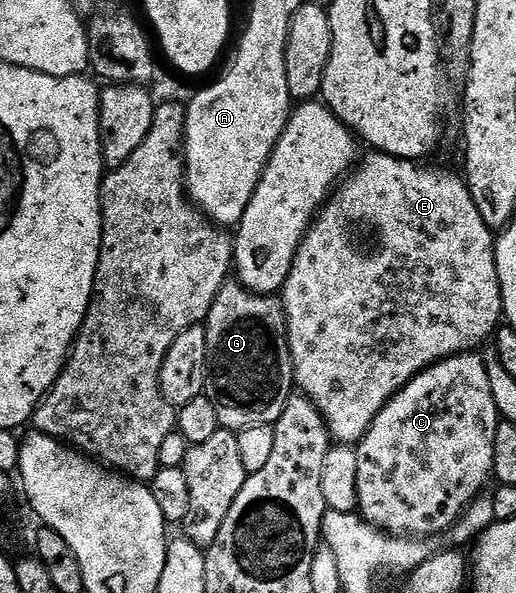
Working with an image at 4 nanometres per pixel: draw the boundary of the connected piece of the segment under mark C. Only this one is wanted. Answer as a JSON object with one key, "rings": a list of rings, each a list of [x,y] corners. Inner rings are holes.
{"rings":[[[465,351],[462,355],[452,355],[446,359],[440,359],[438,363],[431,364],[426,371],[420,371],[416,377],[371,421],[371,425],[366,429],[365,436],[360,443],[356,444],[357,461],[359,471],[355,473],[357,482],[357,508],[360,516],[369,523],[370,527],[377,527],[378,530],[388,532],[394,537],[429,537],[425,535],[437,535],[440,531],[445,531],[465,510],[469,507],[469,502],[480,493],[485,487],[485,482],[490,482],[493,474],[493,458],[495,457],[495,429],[499,422],[495,397],[491,397],[491,381],[487,377],[484,358],[473,351]]]}

